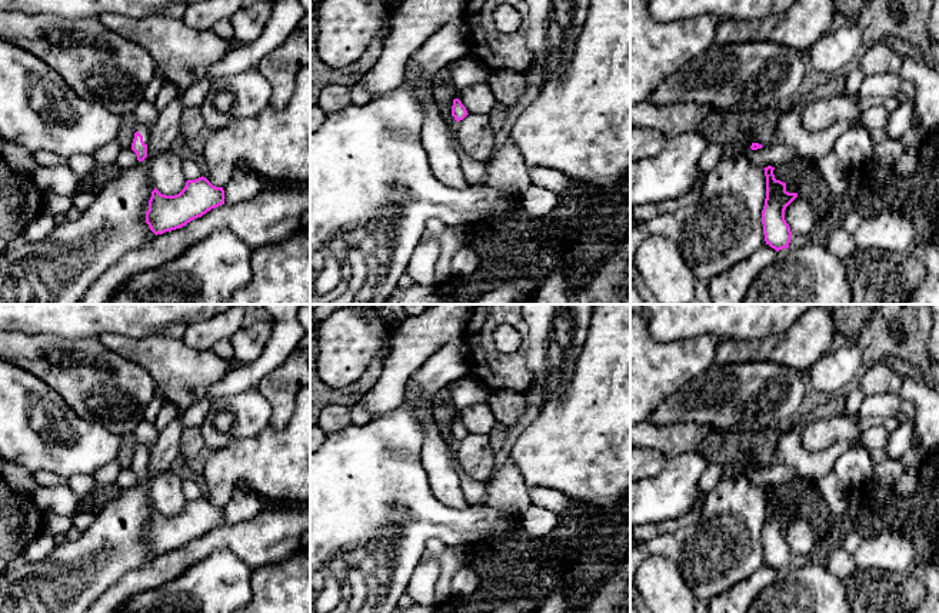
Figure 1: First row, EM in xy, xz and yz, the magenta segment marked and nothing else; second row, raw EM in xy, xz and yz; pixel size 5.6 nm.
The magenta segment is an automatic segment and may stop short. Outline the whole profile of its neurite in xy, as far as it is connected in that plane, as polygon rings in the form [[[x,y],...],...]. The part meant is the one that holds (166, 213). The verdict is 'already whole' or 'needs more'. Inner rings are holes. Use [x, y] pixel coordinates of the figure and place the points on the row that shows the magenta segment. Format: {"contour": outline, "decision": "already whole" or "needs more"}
{"contour": [[[203,176],[187,180],[184,189],[174,196],[162,194],[154,187],[146,211],[146,223],[157,236],[180,229],[222,204],[224,204],[223,187],[213,186]]], "decision": "already whole"}

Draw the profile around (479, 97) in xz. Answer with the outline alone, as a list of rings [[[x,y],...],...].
[[[487,83],[457,87],[457,99],[469,113],[490,114],[496,106],[496,97]]]

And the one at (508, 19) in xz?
[[[512,4],[497,7],[493,20],[496,27],[503,33],[519,31],[526,23],[526,17]]]

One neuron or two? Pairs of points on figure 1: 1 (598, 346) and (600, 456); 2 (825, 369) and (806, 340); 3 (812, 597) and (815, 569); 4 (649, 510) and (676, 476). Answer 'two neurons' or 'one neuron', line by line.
1: one neuron
2: two neurons
3: one neuron
4: one neuron

